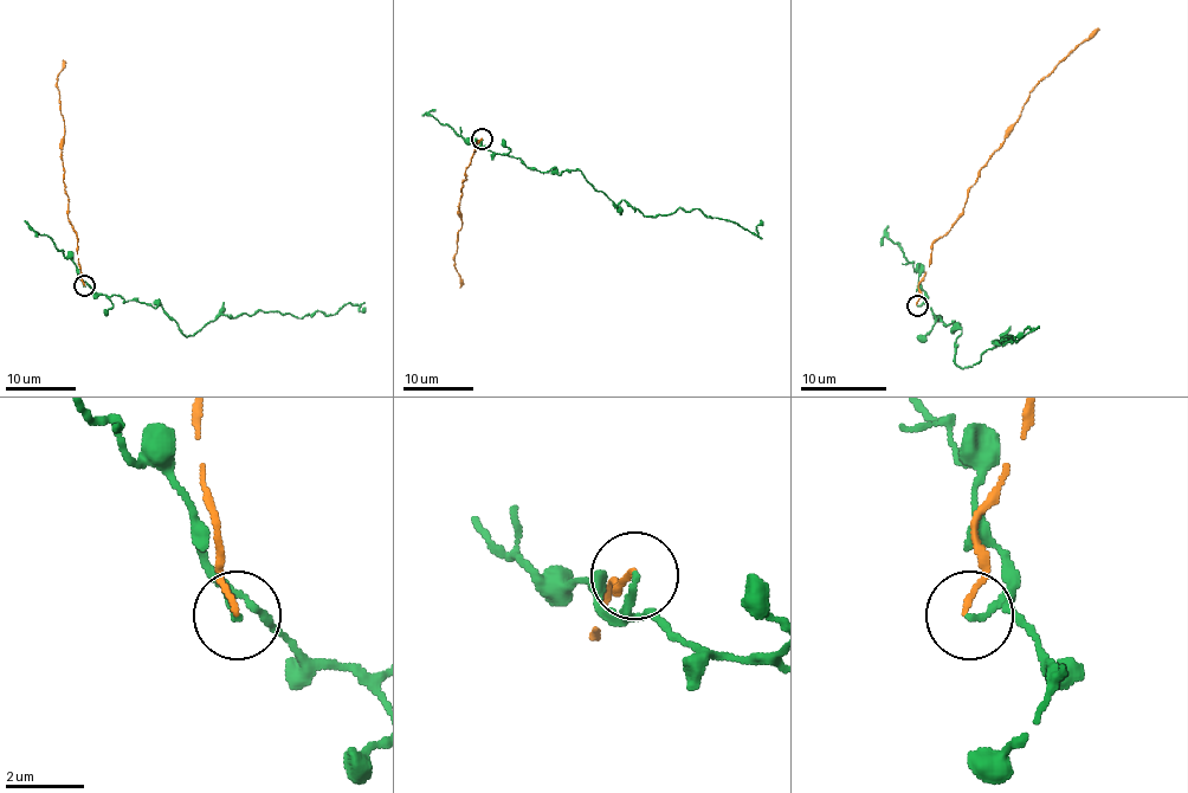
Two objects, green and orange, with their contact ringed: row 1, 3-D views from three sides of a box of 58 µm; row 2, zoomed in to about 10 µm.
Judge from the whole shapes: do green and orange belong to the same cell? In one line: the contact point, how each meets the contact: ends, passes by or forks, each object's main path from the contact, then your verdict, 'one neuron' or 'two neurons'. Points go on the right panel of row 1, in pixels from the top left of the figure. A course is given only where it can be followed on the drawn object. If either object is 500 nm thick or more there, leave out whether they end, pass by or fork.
at (917, 305); green ends there; orange ends there; green runs (917, 305), (960, 329), (955, 362), (968, 368), (992, 342), (1031, 329), (1015, 339); orange runs (917, 305), (931, 245), (951, 229), (977, 172), (1002, 142), (1028, 95), (1099, 30); two neurons

